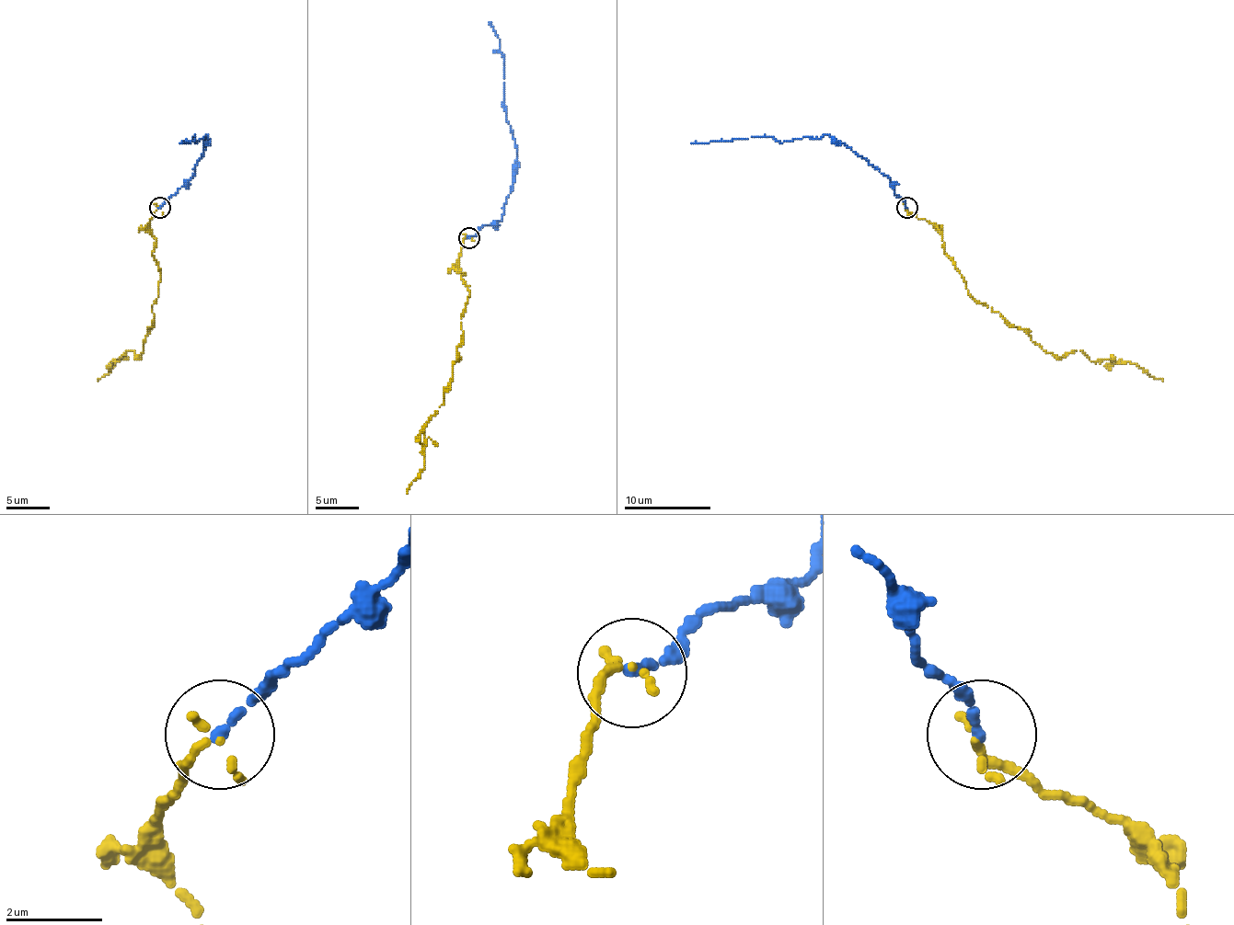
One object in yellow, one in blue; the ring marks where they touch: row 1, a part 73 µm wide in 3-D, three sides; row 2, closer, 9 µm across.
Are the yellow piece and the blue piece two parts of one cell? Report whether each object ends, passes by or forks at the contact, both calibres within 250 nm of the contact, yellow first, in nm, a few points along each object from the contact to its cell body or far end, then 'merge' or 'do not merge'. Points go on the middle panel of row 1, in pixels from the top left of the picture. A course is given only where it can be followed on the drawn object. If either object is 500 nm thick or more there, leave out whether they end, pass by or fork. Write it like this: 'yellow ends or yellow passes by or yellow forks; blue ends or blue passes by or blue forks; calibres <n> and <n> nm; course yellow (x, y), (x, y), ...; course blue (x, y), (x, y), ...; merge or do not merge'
yellow ends; blue ends; calibres 220 and 200 nm; course yellow (469, 236), (458, 268), (469, 290), (461, 316), (463, 339), (444, 402), (426, 422), (424, 467), (407, 493); course blue (469, 238), (485, 225), (501, 219), (517, 158), (517, 145), (504, 102), (504, 54), (489, 22); merge

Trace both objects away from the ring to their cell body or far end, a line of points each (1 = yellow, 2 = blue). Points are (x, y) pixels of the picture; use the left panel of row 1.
1: (160, 208), (149, 230), (160, 273), (154, 323), (143, 350), (115, 359), (98, 381)
2: (160, 208), (192, 177), (208, 134), (208, 139), (203, 137), (197, 143), (195, 137), (195, 141), (179, 143)

